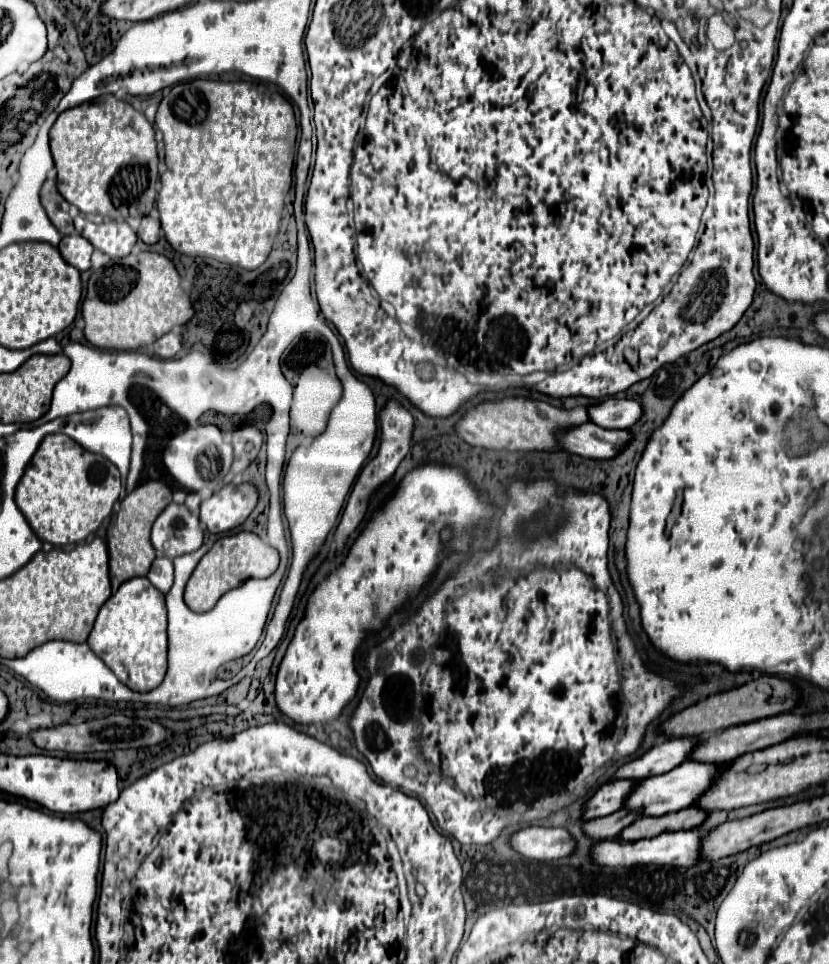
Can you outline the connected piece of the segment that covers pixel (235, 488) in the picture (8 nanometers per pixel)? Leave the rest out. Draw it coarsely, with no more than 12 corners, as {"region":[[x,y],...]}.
{"region":[[252,483],[224,485],[200,505],[210,533],[240,527],[258,503]]}

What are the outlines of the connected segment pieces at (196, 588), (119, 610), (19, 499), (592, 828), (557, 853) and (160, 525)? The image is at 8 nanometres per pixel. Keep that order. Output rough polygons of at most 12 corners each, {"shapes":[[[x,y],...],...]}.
{"shapes":[[[256,533],[218,539],[186,583],[204,613],[246,579],[270,577],[280,557]],[[134,577],[90,649],[132,691],[166,675],[166,595]],[[48,435],[16,505],[52,545],[86,539],[120,497],[120,471]],[[620,809],[588,821],[584,833],[594,839],[620,835],[638,819],[638,813]],[[526,827],[512,847],[528,859],[570,857],[576,841],[564,827]],[[170,503],[152,527],[156,553],[170,559],[196,551],[198,515]]]}

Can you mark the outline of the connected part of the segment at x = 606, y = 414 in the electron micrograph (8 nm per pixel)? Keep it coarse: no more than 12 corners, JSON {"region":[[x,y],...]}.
{"region":[[610,397],[588,409],[606,429],[628,429],[642,417],[634,399]]}

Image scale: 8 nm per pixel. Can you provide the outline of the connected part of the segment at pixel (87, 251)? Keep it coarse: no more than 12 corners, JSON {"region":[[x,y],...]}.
{"region":[[78,233],[62,237],[62,257],[78,271],[90,269],[94,247]]}

